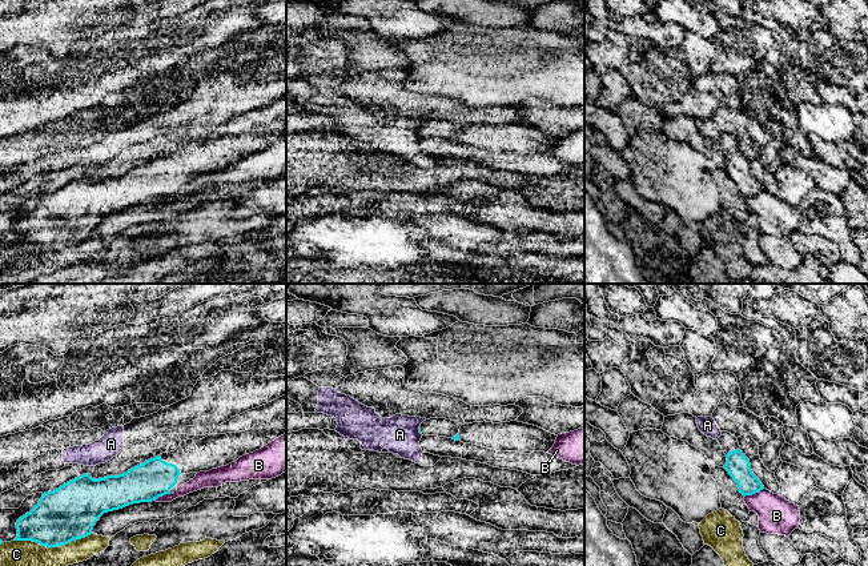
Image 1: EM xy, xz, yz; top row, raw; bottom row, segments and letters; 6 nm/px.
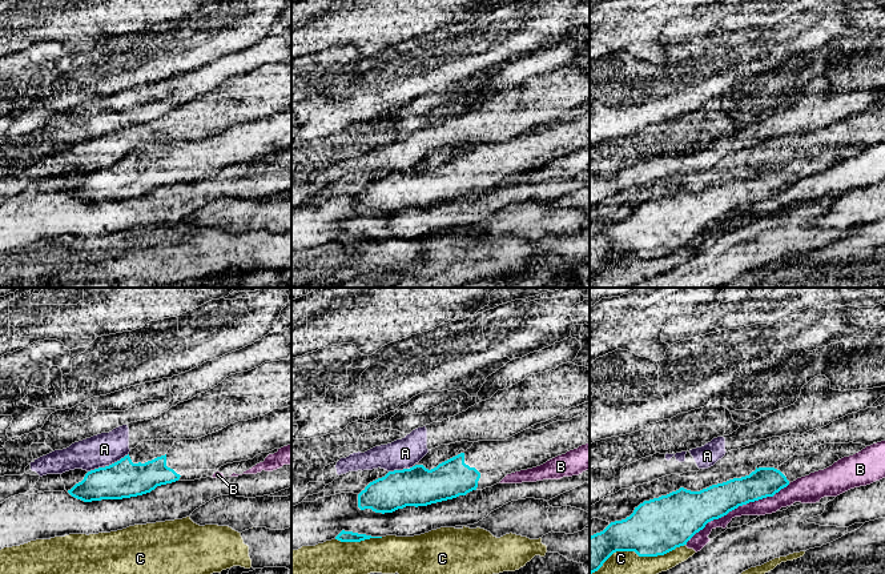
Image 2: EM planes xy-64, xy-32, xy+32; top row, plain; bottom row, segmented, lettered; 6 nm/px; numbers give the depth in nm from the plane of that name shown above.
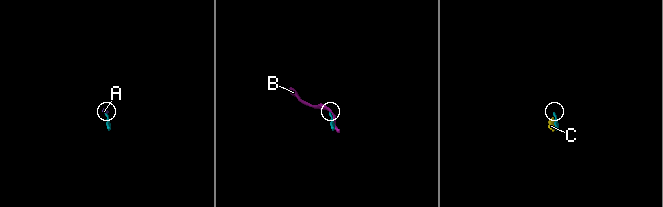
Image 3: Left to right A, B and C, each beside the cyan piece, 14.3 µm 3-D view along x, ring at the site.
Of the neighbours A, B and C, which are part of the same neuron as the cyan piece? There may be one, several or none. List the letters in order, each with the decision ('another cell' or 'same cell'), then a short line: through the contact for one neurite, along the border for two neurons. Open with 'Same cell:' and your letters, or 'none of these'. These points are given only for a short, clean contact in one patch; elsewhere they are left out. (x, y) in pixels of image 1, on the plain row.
Same cell: none of these
A: another cell; line xz (418, 129), (421, 136)
B: another cell
C: another cell

